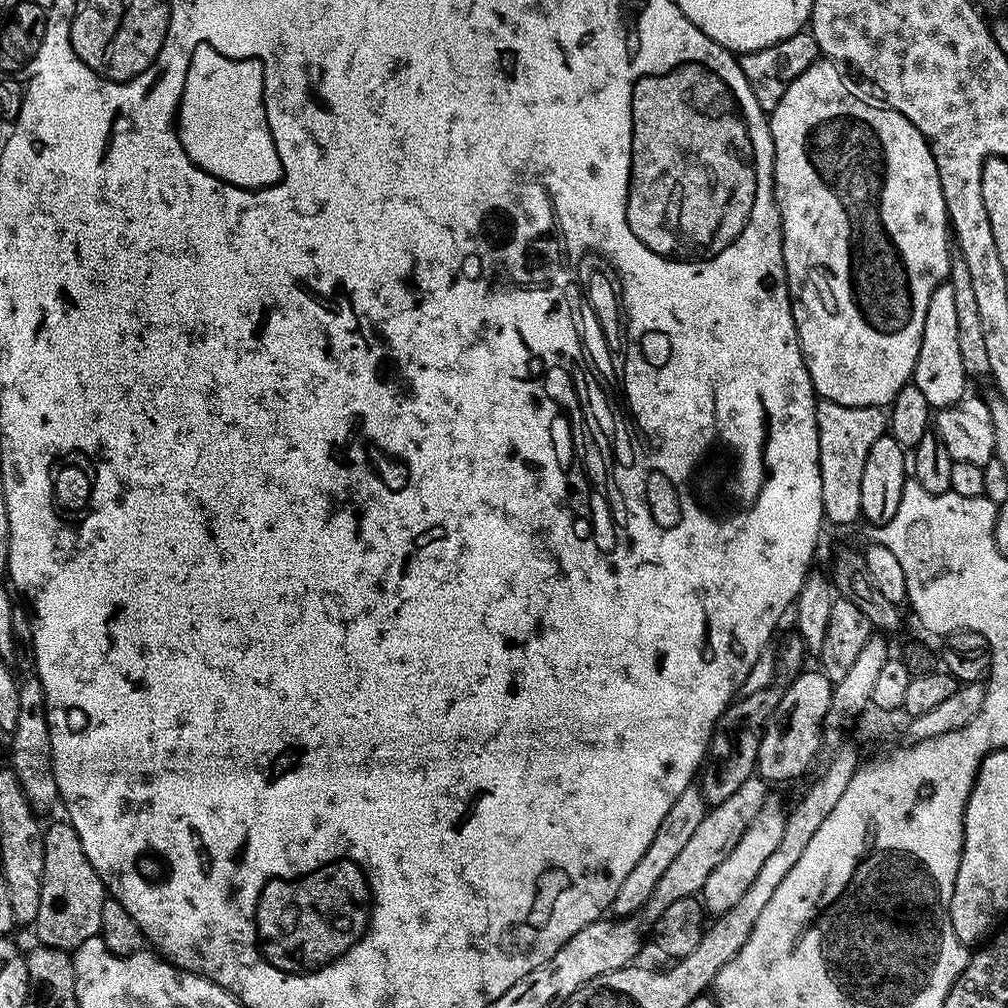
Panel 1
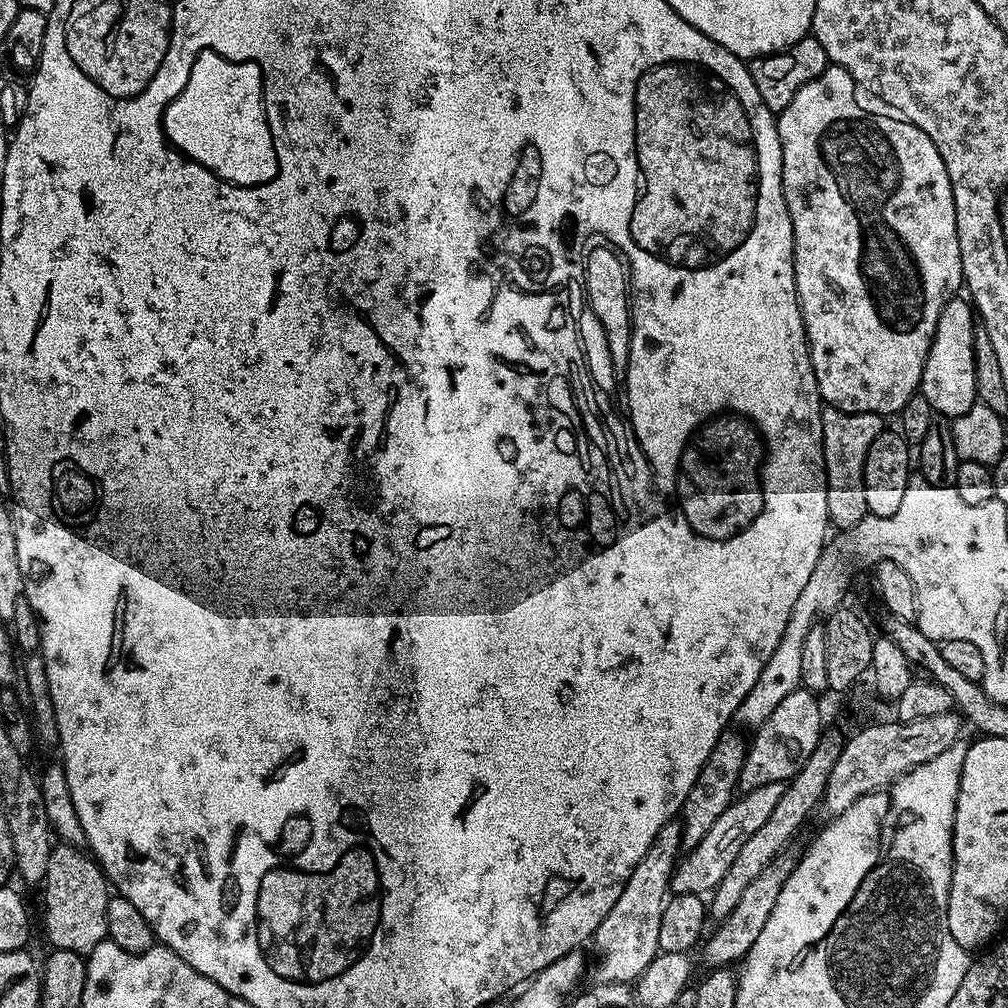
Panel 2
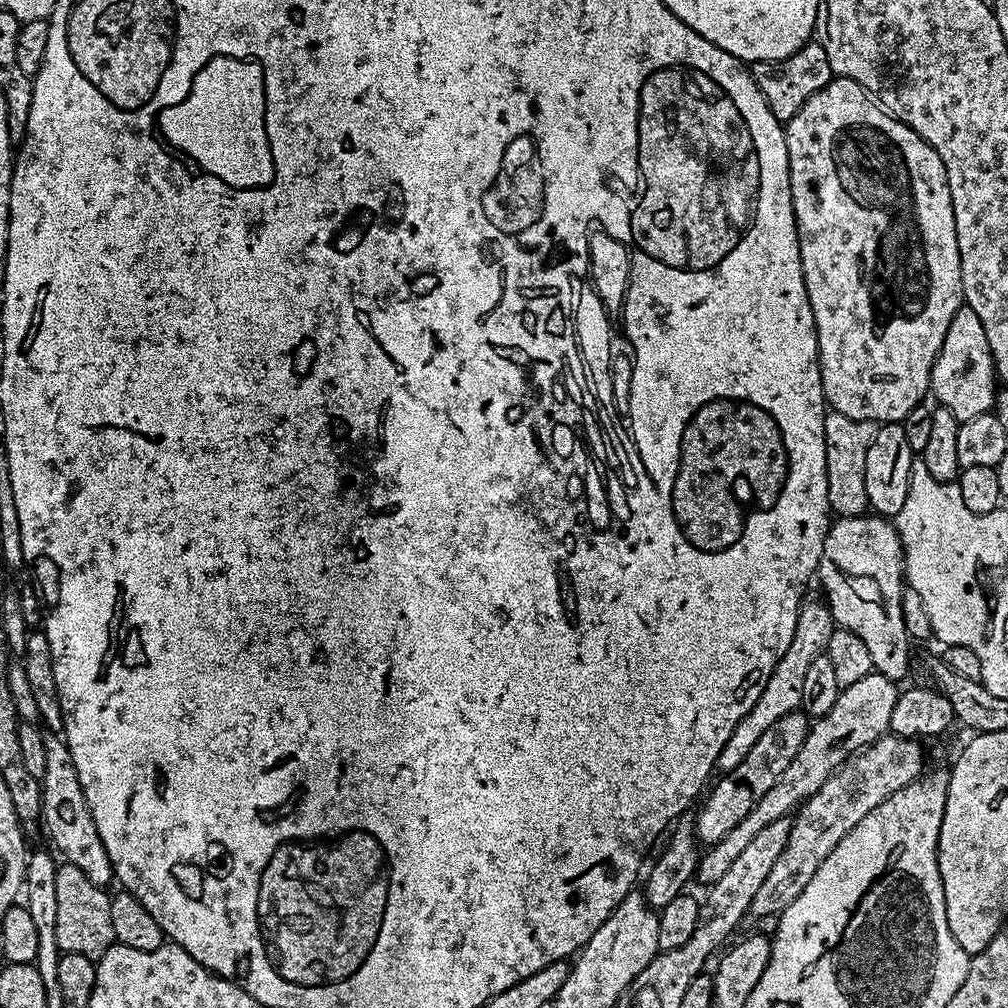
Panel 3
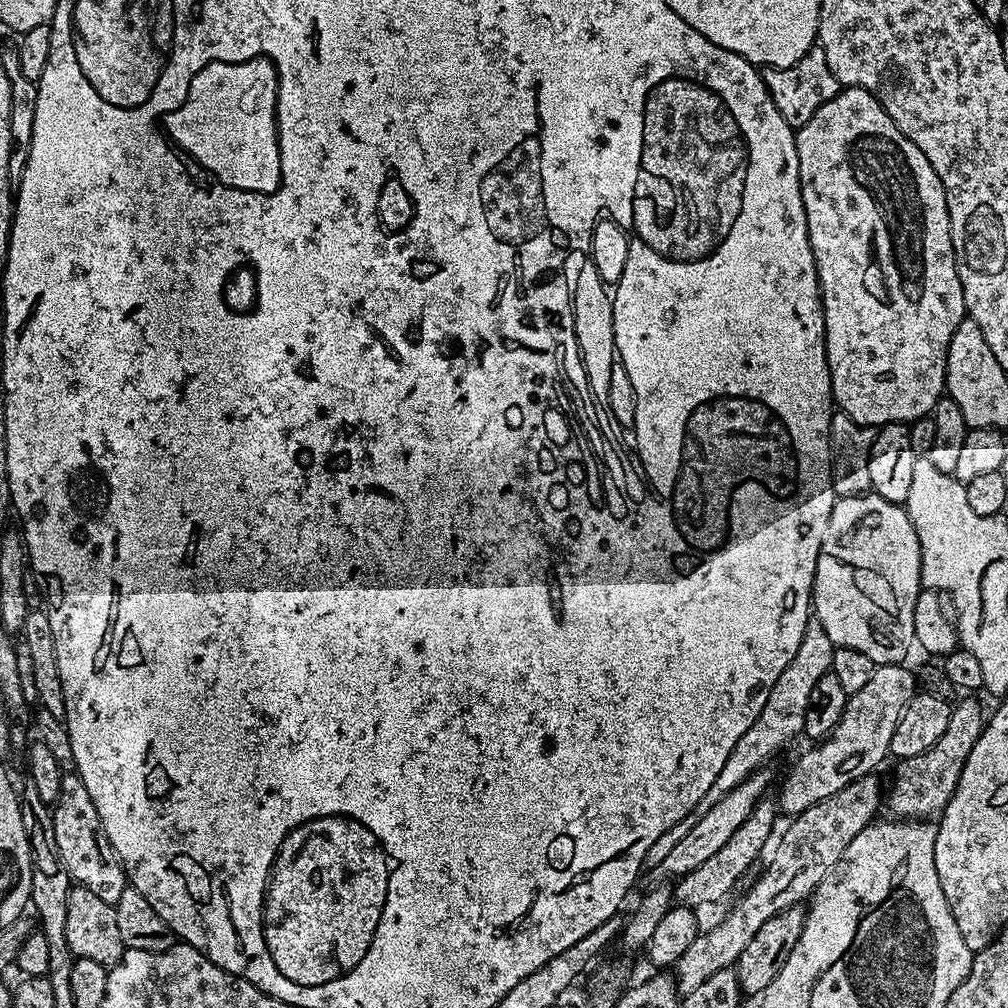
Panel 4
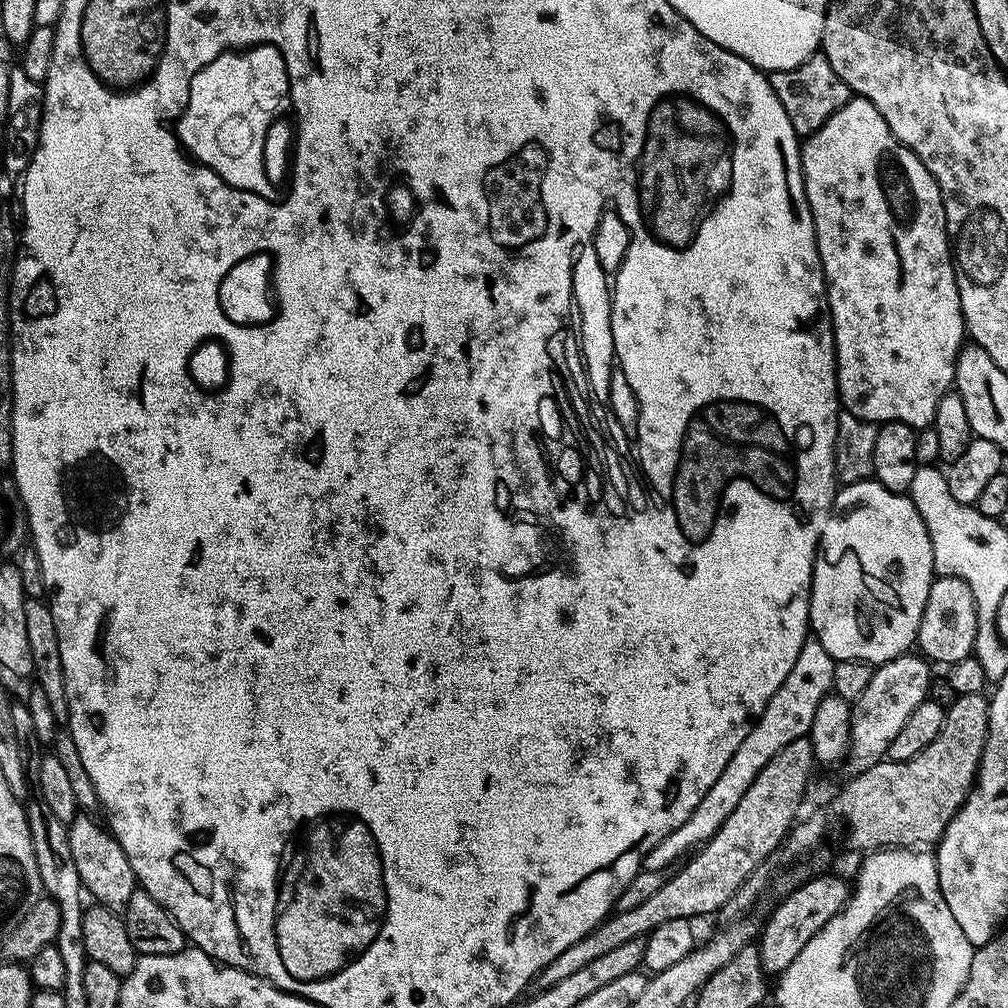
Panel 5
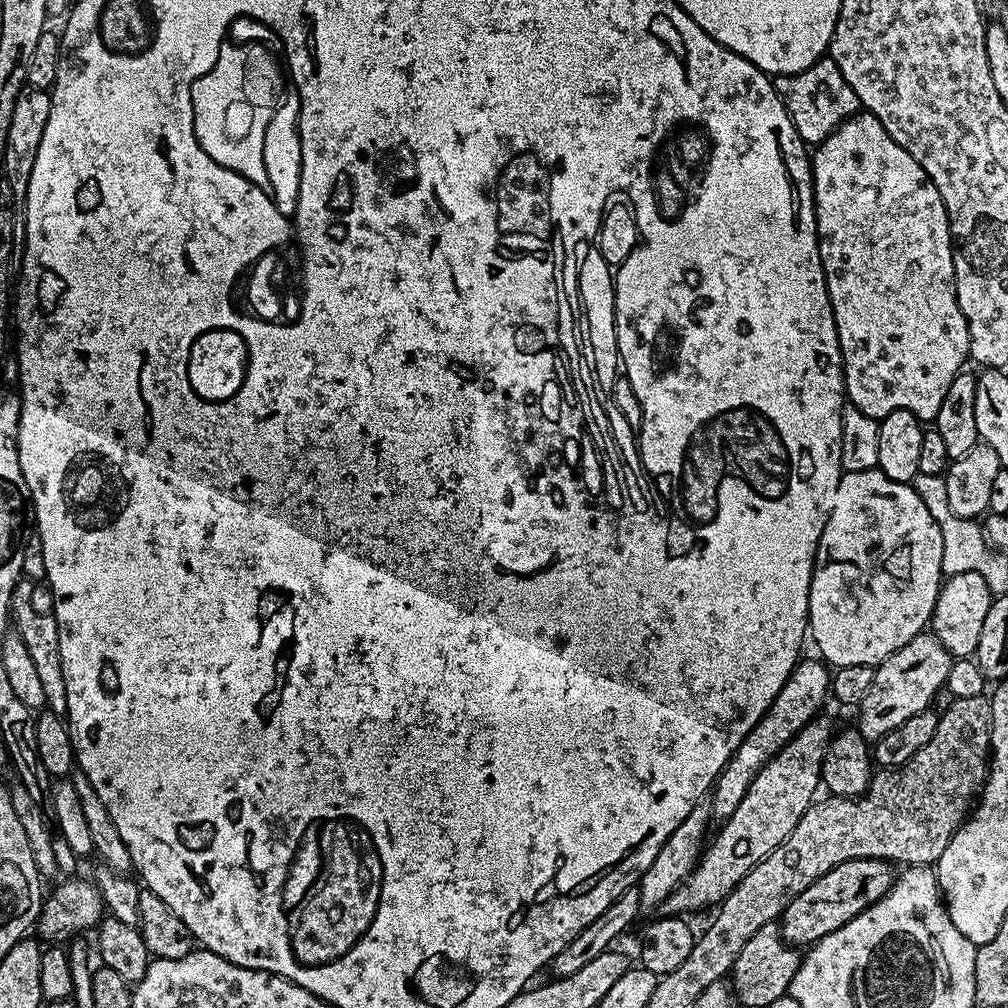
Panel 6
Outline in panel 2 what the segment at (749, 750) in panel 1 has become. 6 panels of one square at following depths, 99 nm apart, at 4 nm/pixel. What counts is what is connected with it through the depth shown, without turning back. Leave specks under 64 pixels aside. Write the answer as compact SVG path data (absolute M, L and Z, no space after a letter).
M726 730L718 738L714 750L710 750L710 758L702 766L694 786L690 786L690 794L686 794L686 802L680 808L679 821L682 830L680 839L681 849L687 850L698 846L702 838L706 838L710 826L718 822L722 810L730 806L738 792L740 775L742 774L742 762L746 762L749 741L743 740L738 733L733 730Z

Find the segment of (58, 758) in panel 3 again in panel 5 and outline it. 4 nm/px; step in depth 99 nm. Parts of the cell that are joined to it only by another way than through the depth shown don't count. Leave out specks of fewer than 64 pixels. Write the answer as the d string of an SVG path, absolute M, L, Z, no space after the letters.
M77 814L68 825L68 842L70 854L74 858L74 866L78 870L78 878L82 882L85 893L92 896L101 908L109 908L112 912L123 914L126 902L130 902L130 894L138 887L136 875L122 850L122 846L113 838L107 827L92 820L88 814Z

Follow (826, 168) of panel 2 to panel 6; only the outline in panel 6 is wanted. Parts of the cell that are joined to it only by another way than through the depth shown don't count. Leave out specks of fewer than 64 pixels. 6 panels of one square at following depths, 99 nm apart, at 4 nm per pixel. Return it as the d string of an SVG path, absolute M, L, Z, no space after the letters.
M859 111L851 116L825 138L821 144L815 145L811 153L812 161L812 203L816 205L816 236L820 240L820 257L824 267L824 277L828 287L828 297L832 303L832 313L836 323L836 333L840 343L840 356L844 360L844 390L847 403L858 406L862 414L870 414L875 420L883 420L894 410L910 410L921 422L935 421L938 410L942 410L942 398L946 398L946 390L950 390L950 382L965 367L964 360L968 354L968 327L966 318L958 306L956 297L956 275L954 274L954 258L952 257L952 232L948 229L946 206L942 202L942 194L938 194L938 186L886 134L886 126L874 118L874 114Z

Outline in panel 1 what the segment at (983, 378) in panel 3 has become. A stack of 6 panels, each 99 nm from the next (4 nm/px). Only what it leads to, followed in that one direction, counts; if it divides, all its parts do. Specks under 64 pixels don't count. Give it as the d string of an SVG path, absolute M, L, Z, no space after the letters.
M945 282L930 294L930 306L926 306L926 322L922 322L922 346L918 350L918 362L912 371L911 383L922 390L929 409L939 410L957 404L966 394L964 388L970 377L964 373L962 353L958 347L958 321L955 311L954 286Z

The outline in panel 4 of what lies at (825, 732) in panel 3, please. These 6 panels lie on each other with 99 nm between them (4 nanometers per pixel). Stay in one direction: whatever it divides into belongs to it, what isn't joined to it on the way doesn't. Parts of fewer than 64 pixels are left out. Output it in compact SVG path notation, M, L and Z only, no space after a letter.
M899 663L876 667L870 682L866 682L858 694L848 697L846 710L842 710L842 718L832 733L813 743L809 752L797 758L796 765L789 770L780 788L778 808L783 815L785 812L785 817L791 818L810 810L810 806L830 798L830 794L838 794L842 786L850 786L850 782L875 773L875 768L884 759L889 759L894 726L898 726L902 710L918 691L913 669L904 667L908 666Z

